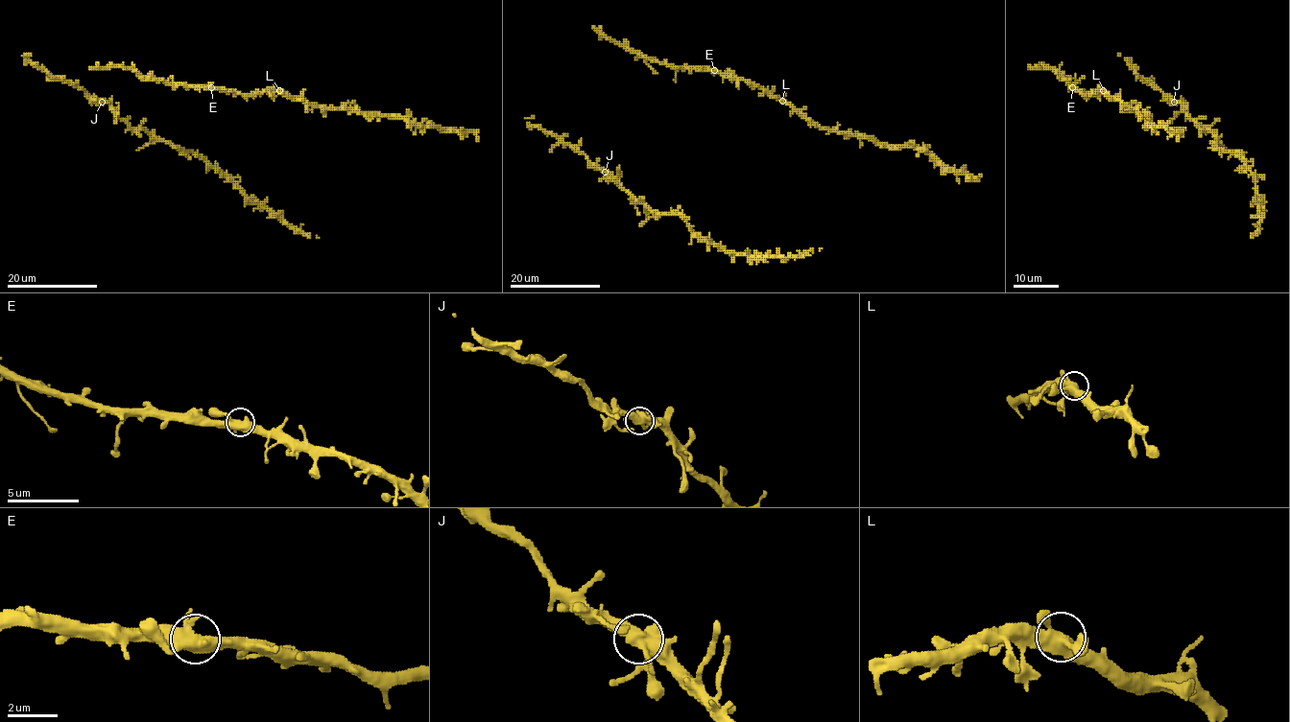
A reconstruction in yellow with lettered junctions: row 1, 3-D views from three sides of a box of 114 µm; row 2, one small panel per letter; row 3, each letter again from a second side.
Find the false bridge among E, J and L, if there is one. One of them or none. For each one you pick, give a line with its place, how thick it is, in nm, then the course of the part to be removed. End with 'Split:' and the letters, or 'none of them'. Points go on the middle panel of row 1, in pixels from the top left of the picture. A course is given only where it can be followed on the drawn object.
Split: none of them

